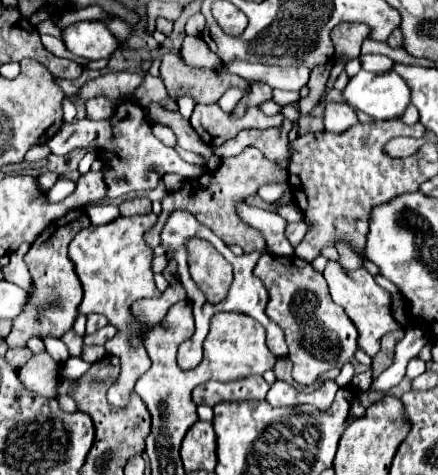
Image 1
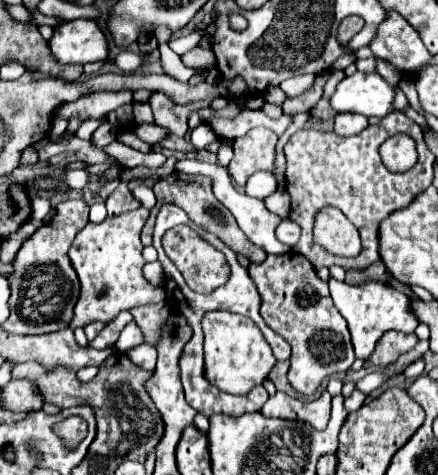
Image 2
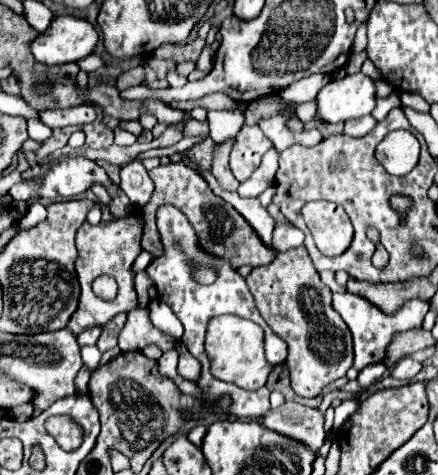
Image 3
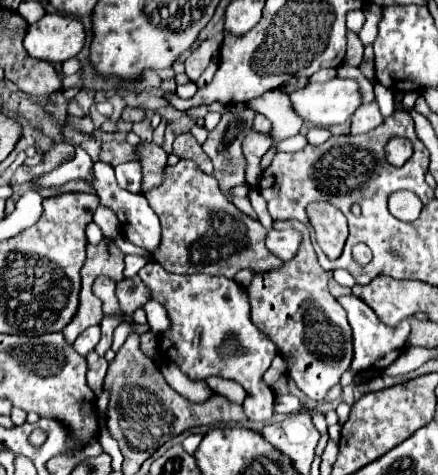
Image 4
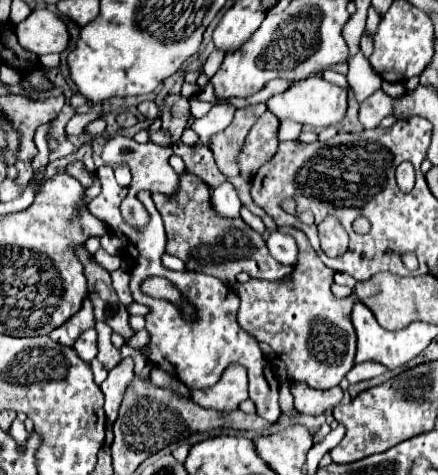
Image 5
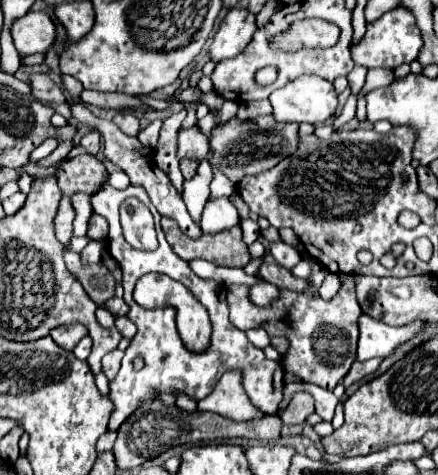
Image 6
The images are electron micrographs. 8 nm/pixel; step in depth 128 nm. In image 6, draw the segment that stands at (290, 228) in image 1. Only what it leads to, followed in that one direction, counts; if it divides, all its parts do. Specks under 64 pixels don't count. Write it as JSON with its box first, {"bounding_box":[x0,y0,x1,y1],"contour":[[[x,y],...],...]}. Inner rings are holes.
{"bounding_box":[270,242,300,268],"contour":[[[276,242],[276,244],[272,244],[270,254],[272,254],[274,260],[276,260],[280,266],[284,266],[284,268],[294,268],[294,266],[300,262],[300,254],[298,254],[292,246],[288,246],[286,242]]]}

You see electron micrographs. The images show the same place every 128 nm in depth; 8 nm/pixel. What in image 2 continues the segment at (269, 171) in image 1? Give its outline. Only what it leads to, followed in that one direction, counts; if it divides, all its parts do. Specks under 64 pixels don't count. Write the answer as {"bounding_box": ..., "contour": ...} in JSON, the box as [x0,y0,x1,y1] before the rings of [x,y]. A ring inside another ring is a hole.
{"bounding_box":[142,128,278,264],"contour":[[[254,128],[233,142],[233,158],[227,169],[238,185],[246,184],[256,170],[274,168],[274,146],[278,136],[266,128]],[[172,172],[170,176],[164,176],[164,178],[160,178],[160,180],[154,184],[154,194],[156,194],[156,206],[150,210],[149,218],[146,220],[146,224],[144,224],[144,230],[142,230],[142,244],[144,244],[144,246],[150,246],[152,244],[155,220],[160,210],[160,204],[162,204],[162,202],[170,202],[170,204],[176,204],[176,206],[180,206],[182,210],[186,210],[186,214],[190,216],[190,220],[192,220],[196,226],[200,226],[200,228],[216,234],[216,236],[218,236],[228,248],[232,248],[236,254],[246,256],[246,258],[248,258],[250,262],[254,262],[254,264],[260,264],[260,262],[266,260],[268,254],[266,254],[262,248],[254,246],[254,244],[246,238],[246,234],[244,234],[244,232],[240,230],[240,226],[236,224],[236,218],[232,216],[232,212],[228,212],[228,208],[222,206],[222,204],[216,200],[216,196],[214,196],[212,190],[210,190],[210,180],[208,180],[206,176],[190,176],[190,174],[184,174],[184,172]]]}

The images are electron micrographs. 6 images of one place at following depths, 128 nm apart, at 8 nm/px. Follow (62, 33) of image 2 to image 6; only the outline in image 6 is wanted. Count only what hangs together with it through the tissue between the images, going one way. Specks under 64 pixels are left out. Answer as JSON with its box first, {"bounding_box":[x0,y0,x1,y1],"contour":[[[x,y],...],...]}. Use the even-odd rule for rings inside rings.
{"bounding_box":[12,12,56,56],"contour":[[[28,12],[12,24],[12,40],[20,56],[48,52],[56,40],[54,22],[46,12]]]}

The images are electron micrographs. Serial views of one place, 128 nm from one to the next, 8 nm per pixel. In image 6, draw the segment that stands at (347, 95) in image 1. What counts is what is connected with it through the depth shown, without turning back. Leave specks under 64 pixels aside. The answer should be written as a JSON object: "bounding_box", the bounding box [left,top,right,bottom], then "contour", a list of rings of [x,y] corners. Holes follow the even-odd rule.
{"bounding_box":[270,74,338,124],"contour":[[[302,74],[284,88],[274,90],[270,94],[270,104],[278,122],[322,124],[336,112],[338,100],[328,80]]]}

